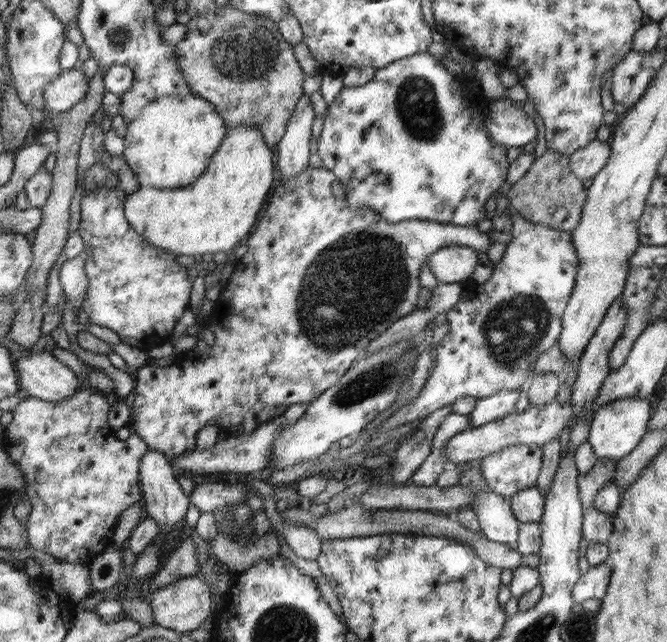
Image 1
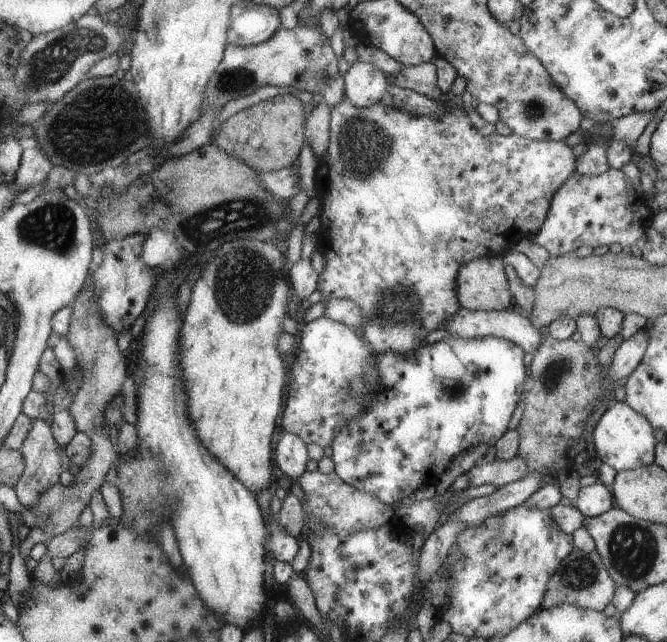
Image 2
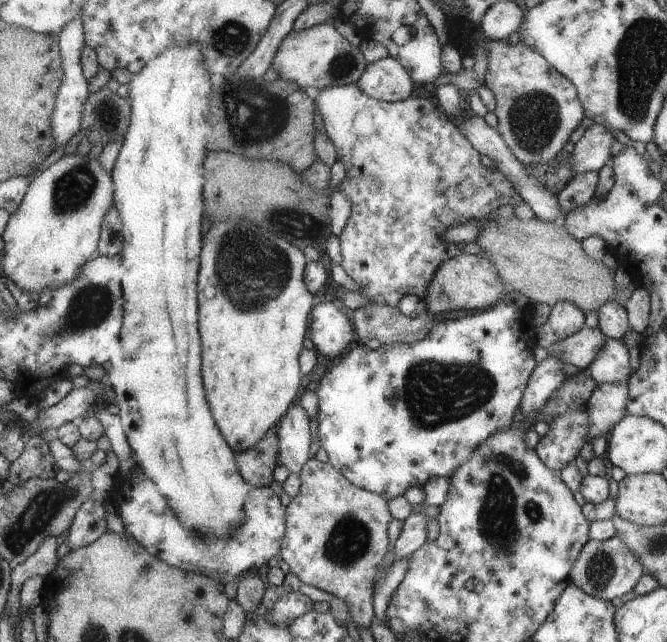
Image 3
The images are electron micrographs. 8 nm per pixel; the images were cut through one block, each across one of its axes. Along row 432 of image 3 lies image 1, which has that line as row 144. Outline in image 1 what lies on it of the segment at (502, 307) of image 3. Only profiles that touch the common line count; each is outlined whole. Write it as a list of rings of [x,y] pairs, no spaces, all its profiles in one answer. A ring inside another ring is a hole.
[[[424,52],[409,59],[398,60],[390,63],[389,67],[377,69],[374,80],[358,87],[345,87],[328,107],[324,115],[324,123],[321,136],[318,141],[318,156],[322,159],[323,167],[330,170],[337,179],[345,184],[346,200],[350,208],[371,208],[381,214],[390,224],[403,222],[404,220],[428,220],[437,223],[453,224],[456,226],[477,225],[484,220],[485,202],[497,194],[500,186],[503,186],[506,175],[508,175],[508,152],[507,146],[494,144],[483,125],[482,113],[476,106],[476,98],[480,98],[480,90],[474,82],[474,88],[464,88],[462,80],[450,74],[432,54]]]

